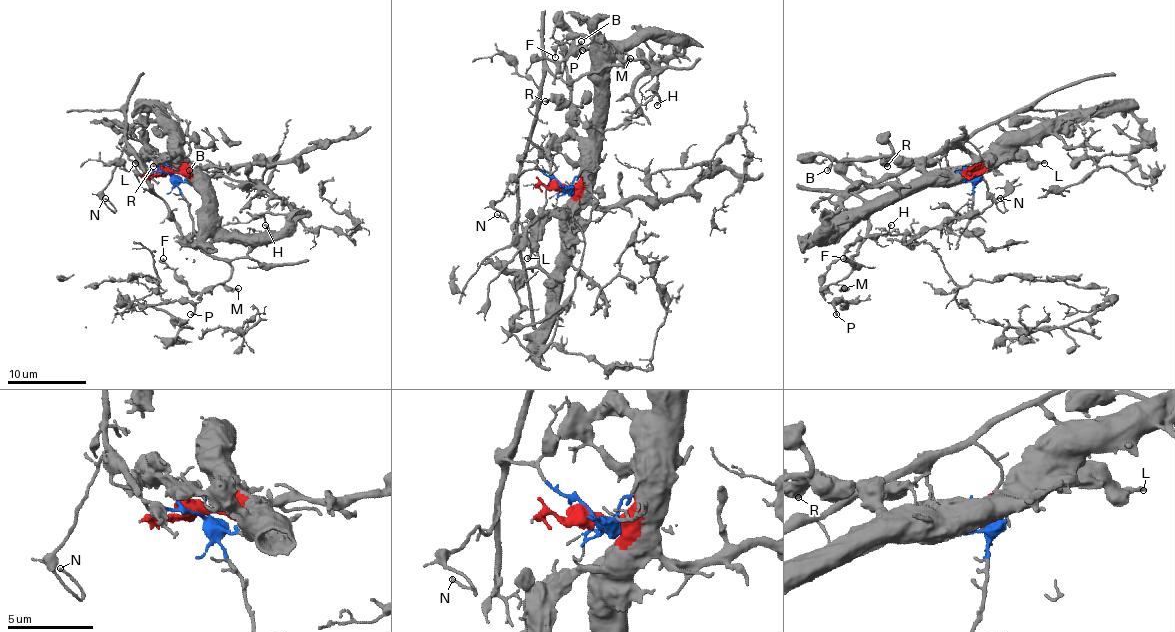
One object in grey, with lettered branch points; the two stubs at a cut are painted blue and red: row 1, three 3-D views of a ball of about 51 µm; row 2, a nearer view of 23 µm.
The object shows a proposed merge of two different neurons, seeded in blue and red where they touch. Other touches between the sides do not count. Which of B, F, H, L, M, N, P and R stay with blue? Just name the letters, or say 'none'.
F, H, M, N, P

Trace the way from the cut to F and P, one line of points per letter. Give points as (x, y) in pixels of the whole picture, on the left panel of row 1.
F: (168, 173), (146, 171), (129, 157), (139, 159), (182, 234), (221, 257), (231, 277), (190, 289), (162, 257)
P: (168, 173), (146, 171), (129, 157), (135, 155), (182, 234), (231, 267), (227, 281), (201, 295), (190, 314)

